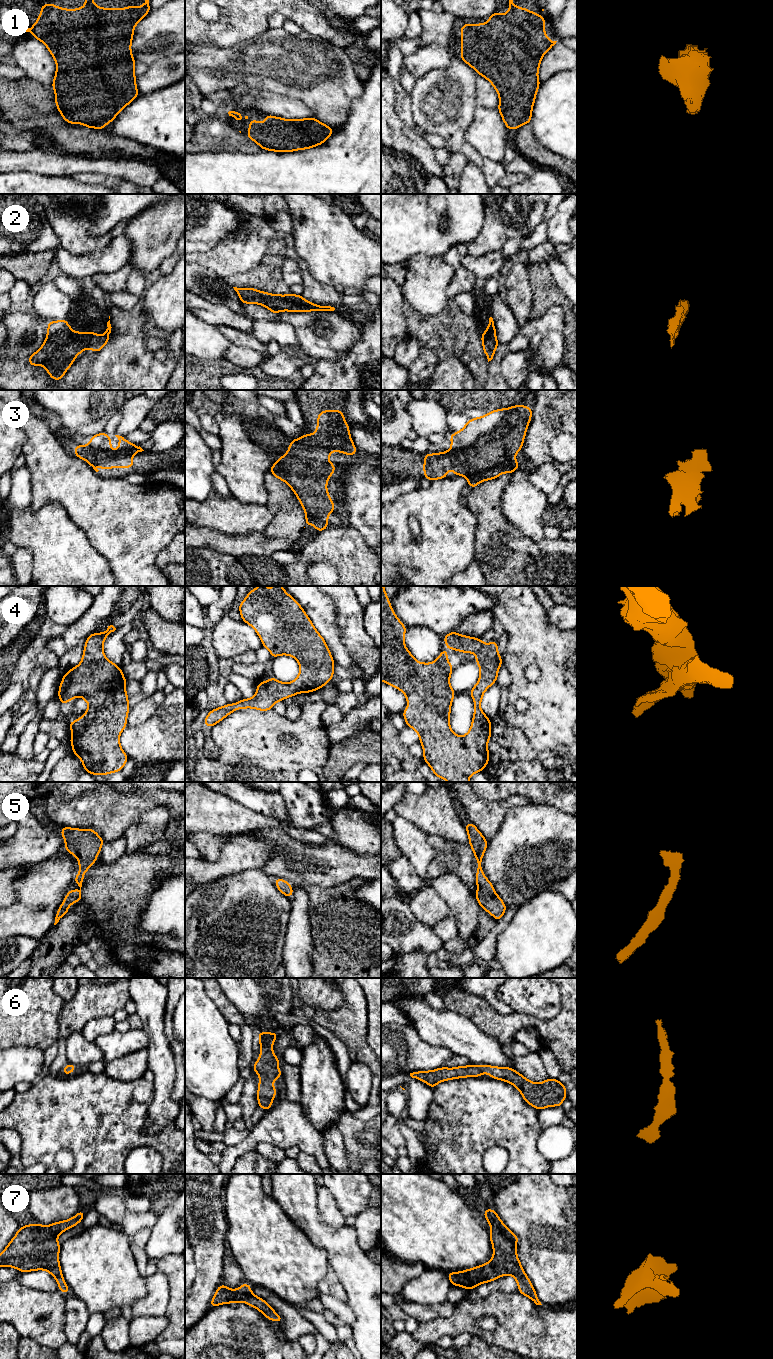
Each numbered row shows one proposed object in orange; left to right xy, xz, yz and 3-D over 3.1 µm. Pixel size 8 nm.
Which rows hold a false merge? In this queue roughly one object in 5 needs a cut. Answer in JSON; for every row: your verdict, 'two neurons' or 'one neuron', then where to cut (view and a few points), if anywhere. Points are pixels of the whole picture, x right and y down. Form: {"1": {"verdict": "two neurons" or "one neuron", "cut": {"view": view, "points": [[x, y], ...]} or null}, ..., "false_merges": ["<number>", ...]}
{"1": {"verdict": "one neuron", "cut": null}, "2": {"verdict": "one neuron", "cut": null}, "3": {"verdict": "one neuron", "cut": null}, "4": {"verdict": "one neuron", "cut": null}, "5": {"verdict": "one neuron", "cut": null}, "6": {"verdict": "one neuron", "cut": null}, "7": {"verdict": "one neuron", "cut": null}, "false_merges": []}

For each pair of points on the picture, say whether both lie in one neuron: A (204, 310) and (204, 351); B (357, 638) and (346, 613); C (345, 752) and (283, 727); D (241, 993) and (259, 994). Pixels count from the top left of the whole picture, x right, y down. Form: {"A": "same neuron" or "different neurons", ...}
{"A": "different neurons", "B": "same neuron", "C": "different neurons", "D": "same neuron"}

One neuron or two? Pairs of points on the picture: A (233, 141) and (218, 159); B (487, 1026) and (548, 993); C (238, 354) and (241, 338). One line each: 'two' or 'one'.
A: two
B: two
C: two

